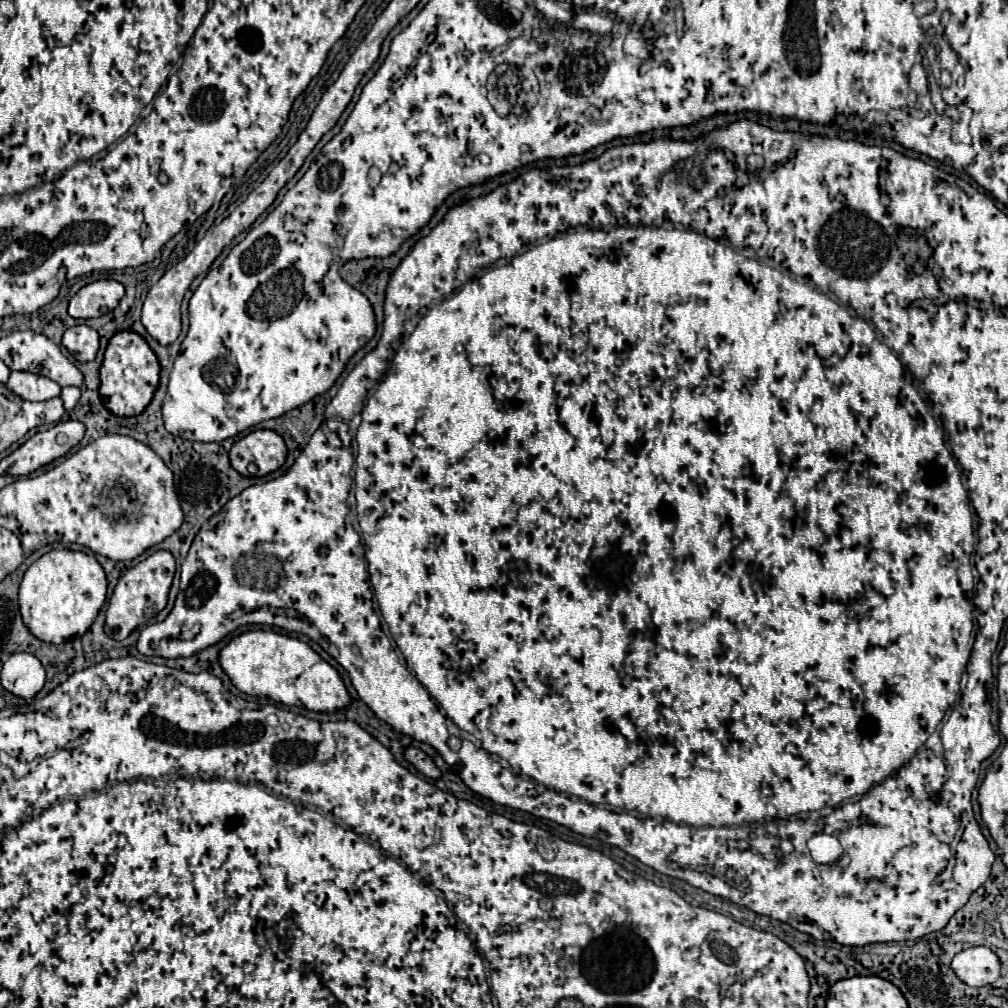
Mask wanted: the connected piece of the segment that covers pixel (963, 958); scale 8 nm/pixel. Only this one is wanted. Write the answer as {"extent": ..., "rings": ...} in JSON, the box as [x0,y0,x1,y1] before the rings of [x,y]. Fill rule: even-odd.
{"extent":[950,946,1000,986],"rings":[[[972,946],[958,952],[950,966],[968,986],[986,986],[1000,976],[1000,960],[986,946]]]}

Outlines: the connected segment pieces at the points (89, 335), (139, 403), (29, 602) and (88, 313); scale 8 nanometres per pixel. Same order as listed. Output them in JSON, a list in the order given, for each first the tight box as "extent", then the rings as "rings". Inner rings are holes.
[{"extent":[62,326,100,362],"rings":[[[72,326],[64,332],[62,336],[62,346],[66,346],[66,350],[78,360],[78,362],[90,362],[96,358],[98,348],[100,348],[100,340],[98,340],[98,332],[90,326]]]},{"extent":[100,332,160,416],"rings":[[[118,332],[110,338],[104,362],[100,368],[100,394],[104,398],[104,406],[114,416],[138,416],[150,404],[156,388],[158,388],[160,364],[156,354],[150,350],[146,340],[136,332]]]},{"extent":[20,548,106,644],"rings":[[[66,548],[50,550],[26,570],[20,582],[20,616],[38,640],[62,644],[72,636],[82,636],[92,626],[106,600],[106,586],[106,574],[94,556]]]},{"extent":[68,280,124,320],"rings":[[[98,280],[80,288],[68,306],[68,314],[78,320],[96,318],[104,312],[112,312],[120,298],[124,296],[124,286],[116,280]]]}]

